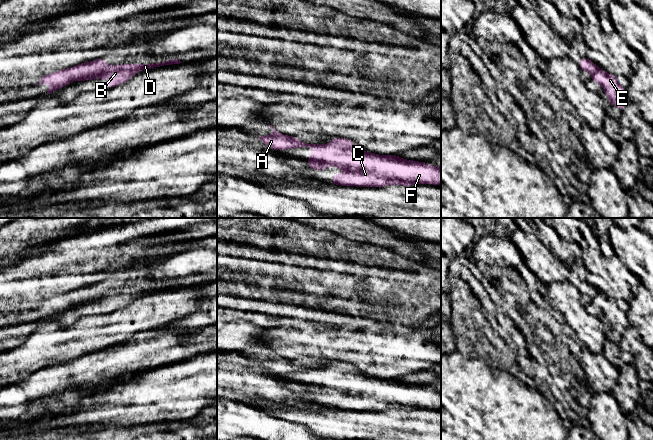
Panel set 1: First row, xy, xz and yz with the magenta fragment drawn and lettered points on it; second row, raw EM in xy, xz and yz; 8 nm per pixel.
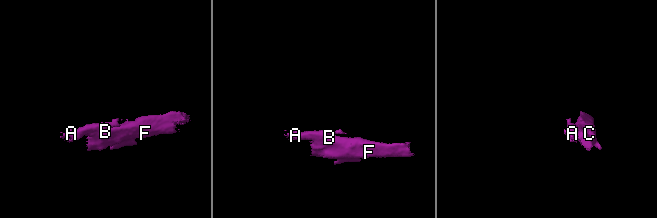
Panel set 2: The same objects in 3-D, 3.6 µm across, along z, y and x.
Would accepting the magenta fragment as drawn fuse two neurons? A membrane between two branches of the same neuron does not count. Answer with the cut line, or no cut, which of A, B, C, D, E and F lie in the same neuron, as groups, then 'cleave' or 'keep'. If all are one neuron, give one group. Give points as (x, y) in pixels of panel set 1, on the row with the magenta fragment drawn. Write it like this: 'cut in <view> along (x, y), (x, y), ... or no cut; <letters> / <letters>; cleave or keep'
cut in xy along (91, 74), (84, 75), (77, 80); A / B C D E F; cleave

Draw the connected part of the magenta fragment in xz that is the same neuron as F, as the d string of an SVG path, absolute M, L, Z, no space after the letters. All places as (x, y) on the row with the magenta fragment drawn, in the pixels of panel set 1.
M332 137L330 144L309 144L313 150L305 160L316 171L336 166L345 172L332 174L332 183L340 186L377 187L414 184L441 185L441 167L401 158L380 155L357 148L347 138Z

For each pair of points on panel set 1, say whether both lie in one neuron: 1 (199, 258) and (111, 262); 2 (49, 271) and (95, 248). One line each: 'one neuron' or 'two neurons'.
1: two neurons
2: one neuron

